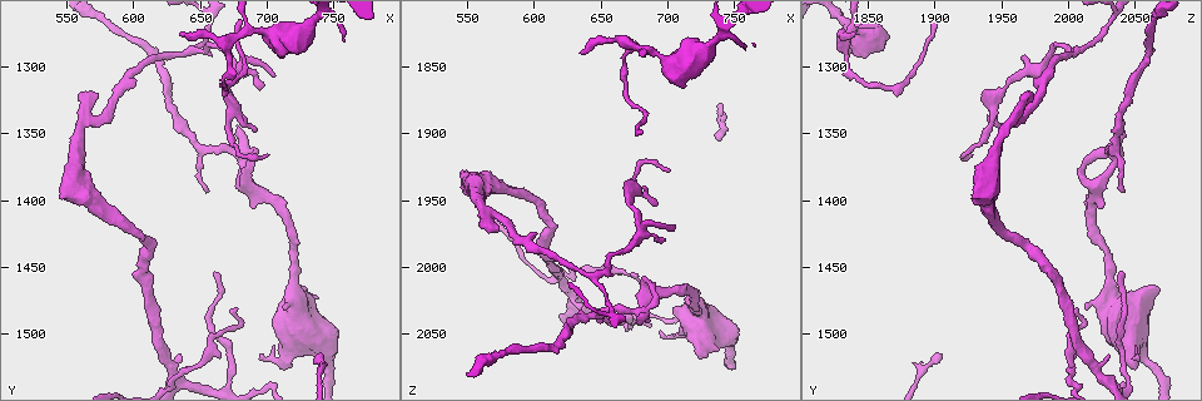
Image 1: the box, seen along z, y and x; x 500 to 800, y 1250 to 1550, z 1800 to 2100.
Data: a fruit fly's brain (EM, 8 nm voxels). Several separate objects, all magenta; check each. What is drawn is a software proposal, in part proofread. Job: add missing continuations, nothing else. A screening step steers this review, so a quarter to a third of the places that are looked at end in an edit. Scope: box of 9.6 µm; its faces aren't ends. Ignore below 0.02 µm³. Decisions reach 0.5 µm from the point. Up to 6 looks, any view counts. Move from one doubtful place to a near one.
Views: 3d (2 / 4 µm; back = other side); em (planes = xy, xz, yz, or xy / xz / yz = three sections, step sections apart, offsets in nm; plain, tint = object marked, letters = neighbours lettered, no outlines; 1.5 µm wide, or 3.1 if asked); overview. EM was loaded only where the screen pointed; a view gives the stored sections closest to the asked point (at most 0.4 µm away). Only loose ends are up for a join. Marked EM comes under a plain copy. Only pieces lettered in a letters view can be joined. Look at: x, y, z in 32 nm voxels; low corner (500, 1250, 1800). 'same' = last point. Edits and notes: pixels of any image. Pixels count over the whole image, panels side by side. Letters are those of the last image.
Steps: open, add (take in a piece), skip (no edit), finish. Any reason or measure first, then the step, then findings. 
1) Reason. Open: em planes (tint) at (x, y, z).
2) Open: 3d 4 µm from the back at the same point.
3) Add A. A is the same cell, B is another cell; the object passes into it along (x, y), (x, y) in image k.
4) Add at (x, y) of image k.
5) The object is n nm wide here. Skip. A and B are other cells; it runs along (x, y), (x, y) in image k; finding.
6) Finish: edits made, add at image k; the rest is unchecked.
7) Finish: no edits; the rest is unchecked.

Tapers out. Open: em planes (letters) at (696, 1316, 1978).

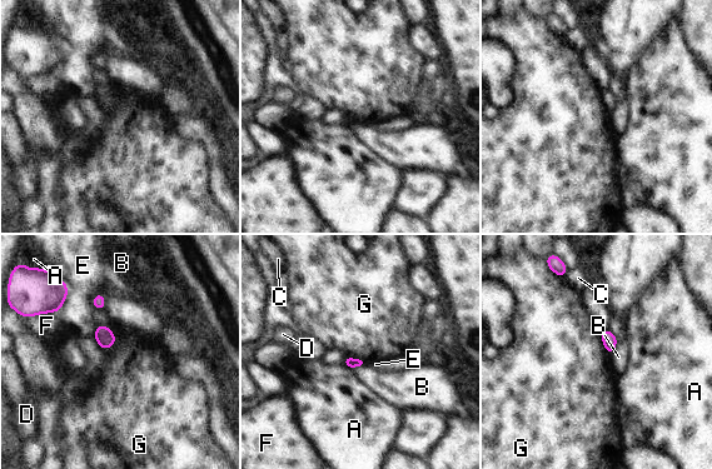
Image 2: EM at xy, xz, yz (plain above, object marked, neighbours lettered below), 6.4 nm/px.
Skip. A, B, C, D, E, F and G are other cells; a border runs along (98, 323), (115, 338), (106, 350) in image 2; none of them fits.

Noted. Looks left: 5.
Branch stops here. Open: 3d 4 µm at (680, 1342, 2036).

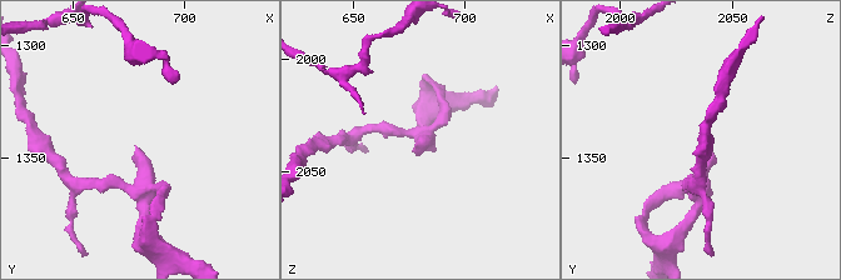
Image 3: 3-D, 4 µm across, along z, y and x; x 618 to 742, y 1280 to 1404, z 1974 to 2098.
Need the tissue. Open: em planes (letters) at (678, 1345, 2037).

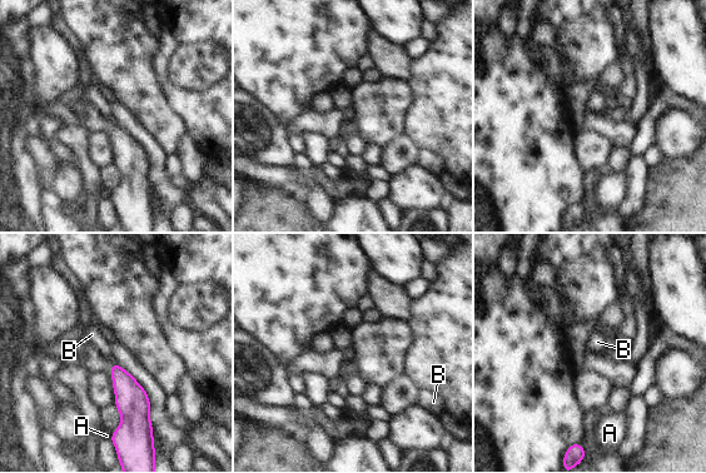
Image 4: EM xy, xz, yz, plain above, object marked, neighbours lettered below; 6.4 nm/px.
Skip. A and B are other cells; a border runs along (110, 363), (118, 364) in image 4; none of them fits.

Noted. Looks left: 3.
Thin end. Open: 3d 2 µm at (656, 1394, 2042).

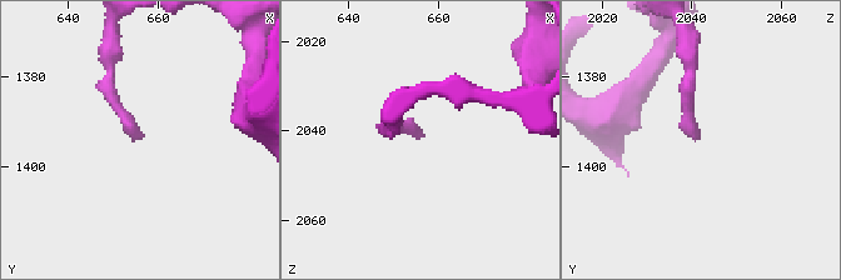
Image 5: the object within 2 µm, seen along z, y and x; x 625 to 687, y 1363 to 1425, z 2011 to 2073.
Now the EM. Open: em planes (tint) at (655, 1394, 2042).

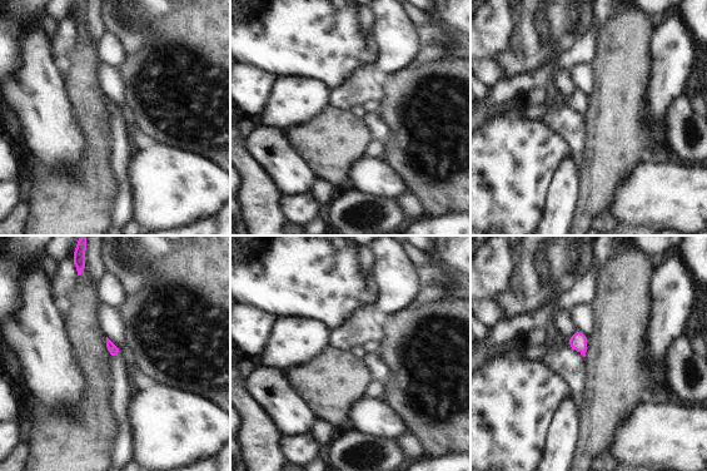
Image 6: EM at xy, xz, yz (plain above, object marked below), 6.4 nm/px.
See the neighbours. Open: em planes (letters) at the same point.

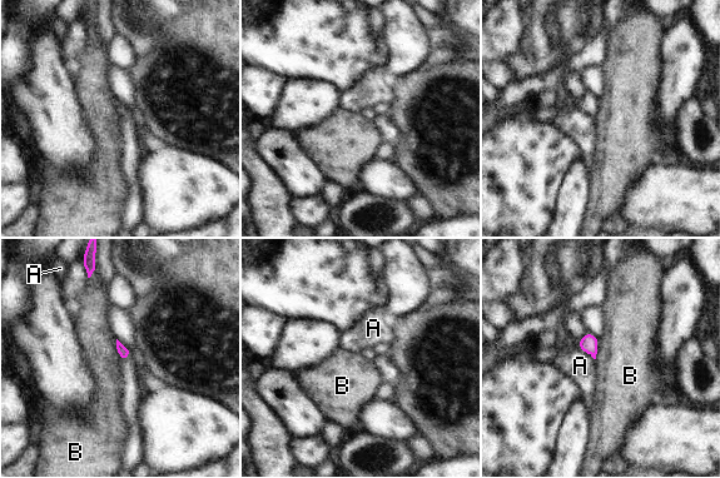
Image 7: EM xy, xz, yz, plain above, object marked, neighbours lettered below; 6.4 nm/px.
Skip. A and B are other cells; a border runs along (599, 339), (595, 359) in image 7; none of them fits.

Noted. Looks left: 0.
Finish: no edits; the rest is unchecked.

